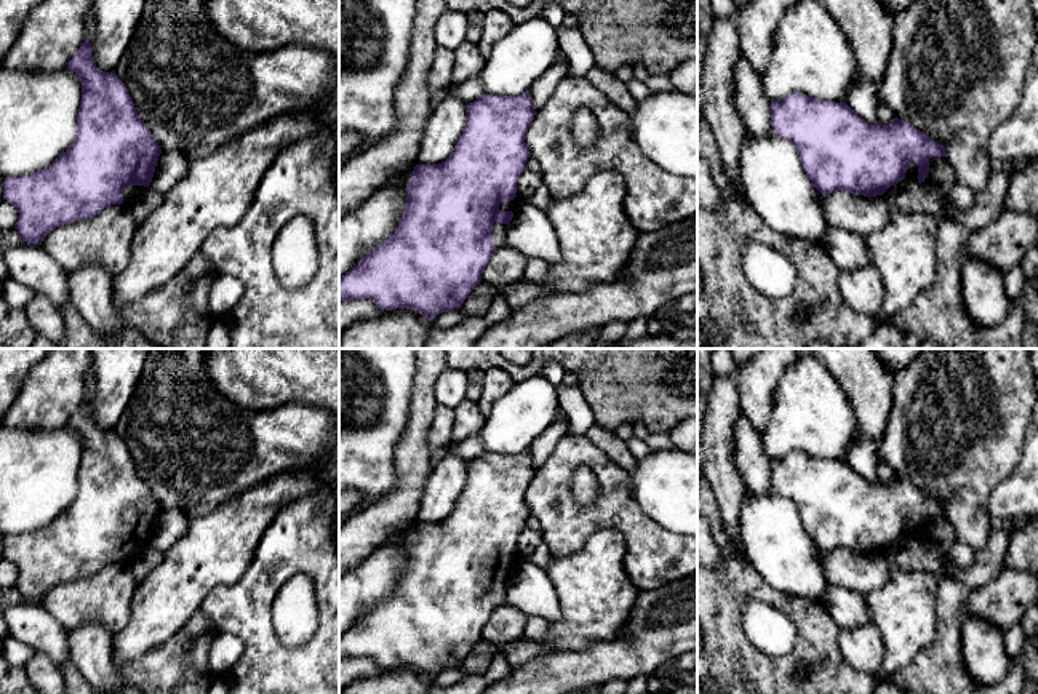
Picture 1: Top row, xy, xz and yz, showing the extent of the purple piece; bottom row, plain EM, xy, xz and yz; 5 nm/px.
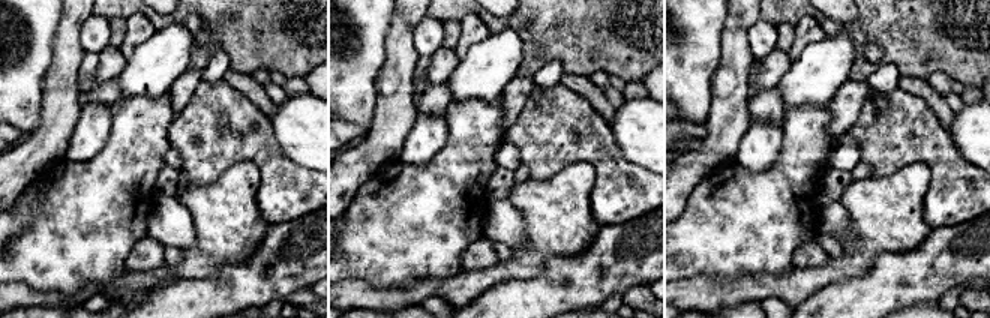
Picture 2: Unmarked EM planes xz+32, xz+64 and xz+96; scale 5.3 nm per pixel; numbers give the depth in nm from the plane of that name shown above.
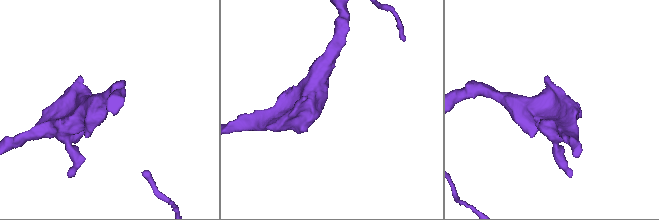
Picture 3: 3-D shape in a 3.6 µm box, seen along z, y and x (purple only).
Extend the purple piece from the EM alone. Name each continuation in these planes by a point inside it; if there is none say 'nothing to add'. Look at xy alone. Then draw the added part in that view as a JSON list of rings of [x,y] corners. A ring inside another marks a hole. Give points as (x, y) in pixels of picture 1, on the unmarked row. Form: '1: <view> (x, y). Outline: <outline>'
1: xy (131, 550). Outline: [[[128,544],[123,548],[123,563],[131,564],[136,561],[136,558],[142,553],[146,548],[144,544]]]

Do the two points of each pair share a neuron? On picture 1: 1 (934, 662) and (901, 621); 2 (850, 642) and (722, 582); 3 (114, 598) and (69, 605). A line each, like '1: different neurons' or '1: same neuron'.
1: different neurons
2: different neurons
3: same neuron

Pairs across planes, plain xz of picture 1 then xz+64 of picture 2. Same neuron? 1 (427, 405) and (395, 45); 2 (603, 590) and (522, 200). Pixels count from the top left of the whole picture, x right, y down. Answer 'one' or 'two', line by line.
1: one
2: one

